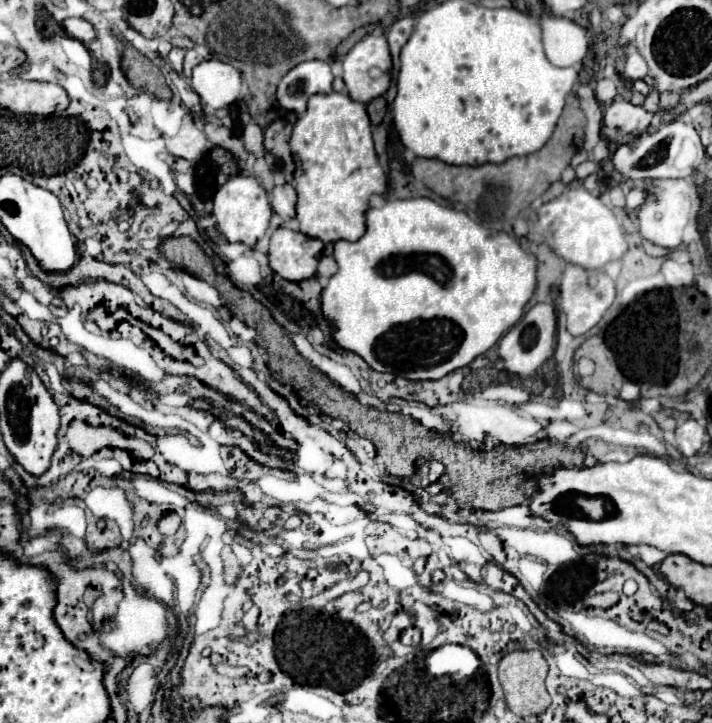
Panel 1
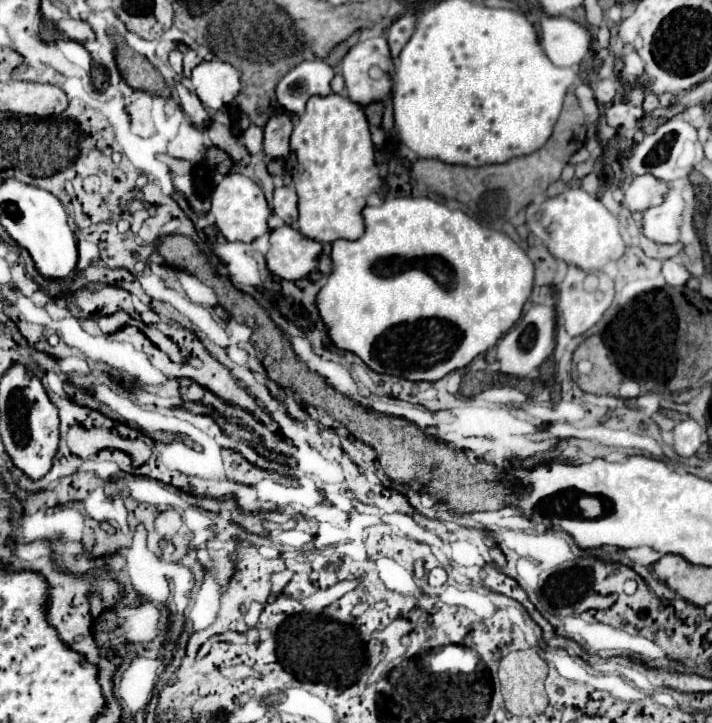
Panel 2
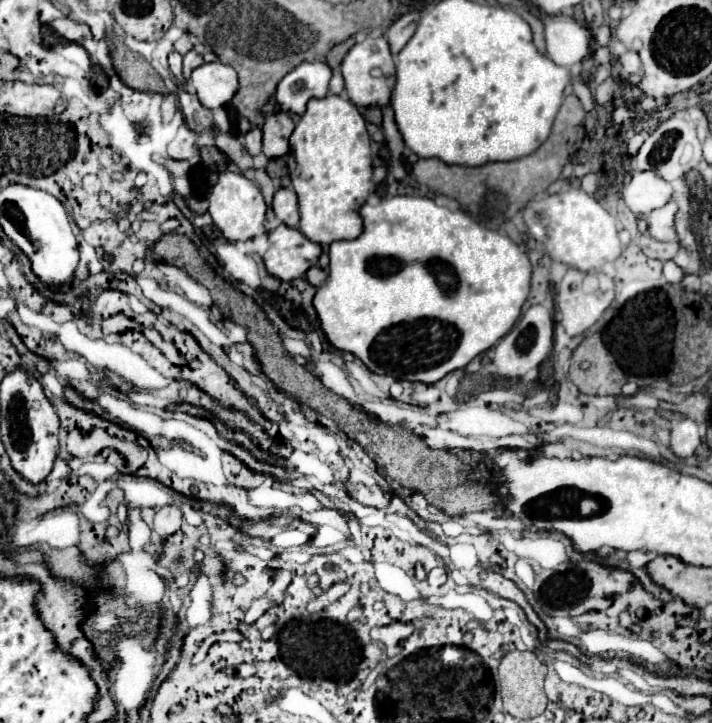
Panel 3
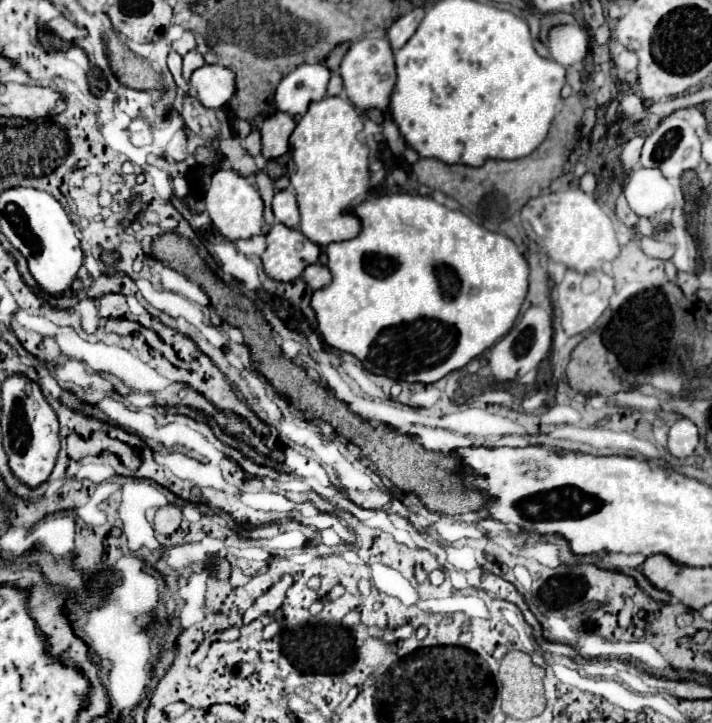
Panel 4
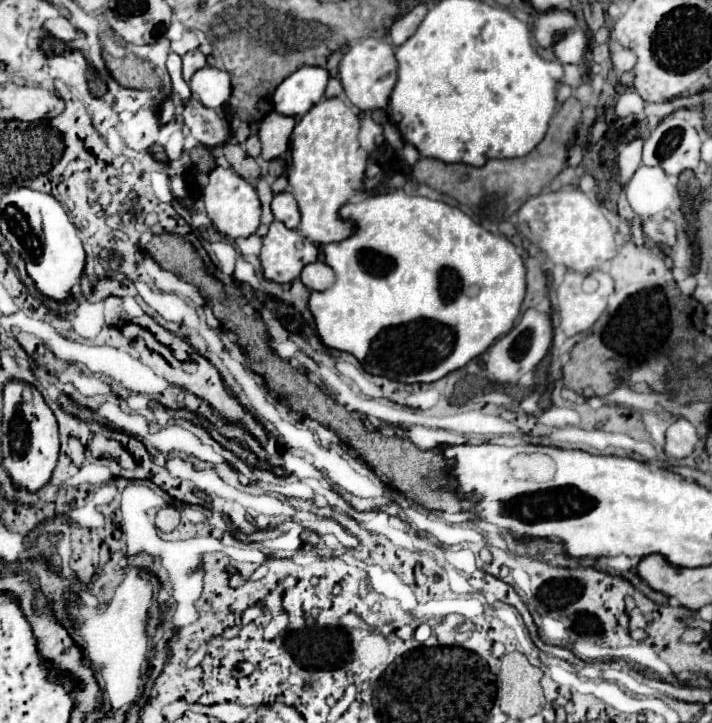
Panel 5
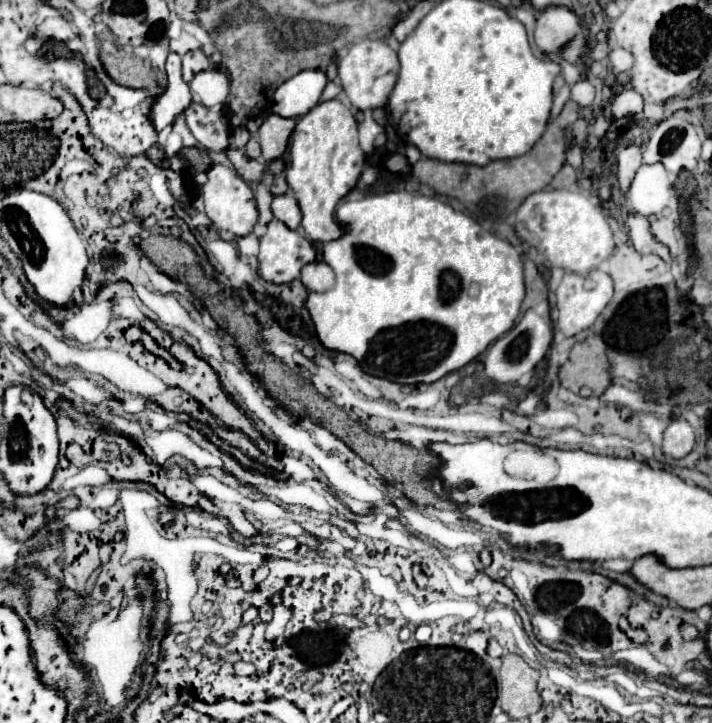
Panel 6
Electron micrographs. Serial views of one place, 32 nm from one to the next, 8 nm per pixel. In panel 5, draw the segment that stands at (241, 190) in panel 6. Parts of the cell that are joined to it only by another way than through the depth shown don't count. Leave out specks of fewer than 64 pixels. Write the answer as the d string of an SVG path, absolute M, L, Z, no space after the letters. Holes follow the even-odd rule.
M216 166L210 174L210 182L202 192L204 204L206 204L206 214L214 222L214 226L222 232L228 234L230 238L246 238L256 232L260 226L260 200L256 196L254 186L250 186L244 178L240 178L232 168L222 168Z

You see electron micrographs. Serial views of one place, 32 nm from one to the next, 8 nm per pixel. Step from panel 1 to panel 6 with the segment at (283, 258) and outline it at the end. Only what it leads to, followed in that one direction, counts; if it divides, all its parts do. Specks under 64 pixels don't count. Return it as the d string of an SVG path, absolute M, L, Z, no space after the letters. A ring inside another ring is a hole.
M272 220L260 238L258 274L272 284L286 284L300 276L302 266L316 260L316 252L306 236L284 228L280 220Z

